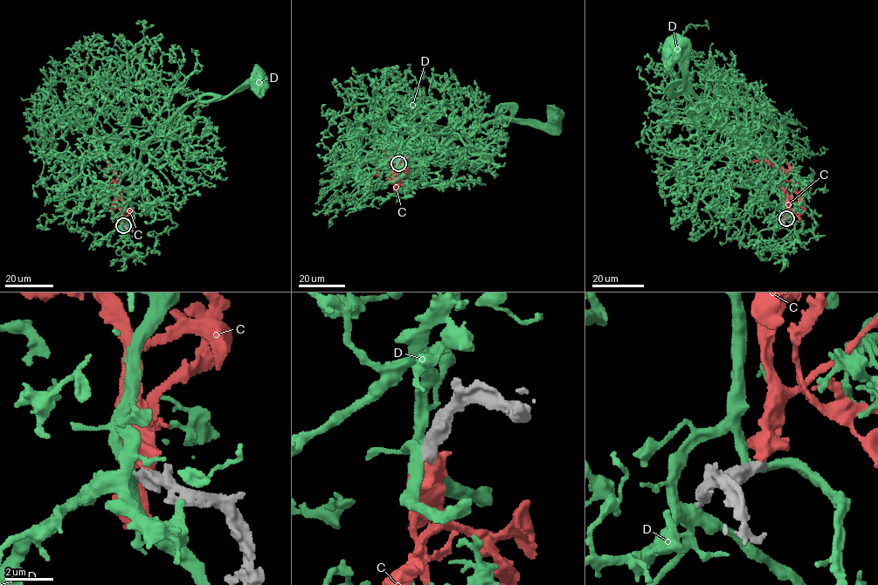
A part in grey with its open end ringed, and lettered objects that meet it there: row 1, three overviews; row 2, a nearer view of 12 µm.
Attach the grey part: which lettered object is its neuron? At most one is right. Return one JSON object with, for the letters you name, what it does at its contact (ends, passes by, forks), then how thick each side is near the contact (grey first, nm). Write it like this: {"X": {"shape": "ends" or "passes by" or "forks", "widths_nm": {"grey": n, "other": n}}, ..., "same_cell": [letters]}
{"same_cell": []}

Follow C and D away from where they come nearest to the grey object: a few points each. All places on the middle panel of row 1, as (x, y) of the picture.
C: (398, 163), (399, 168), (390, 173), (401, 178), (387, 164), (388, 154), (385, 153), (389, 152)
D: (397, 162), (413, 174), (451, 141), (506, 120), (505, 108), (515, 119), (556, 117)

